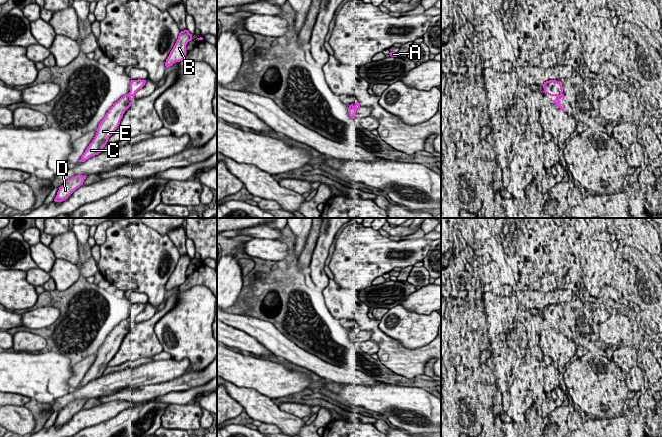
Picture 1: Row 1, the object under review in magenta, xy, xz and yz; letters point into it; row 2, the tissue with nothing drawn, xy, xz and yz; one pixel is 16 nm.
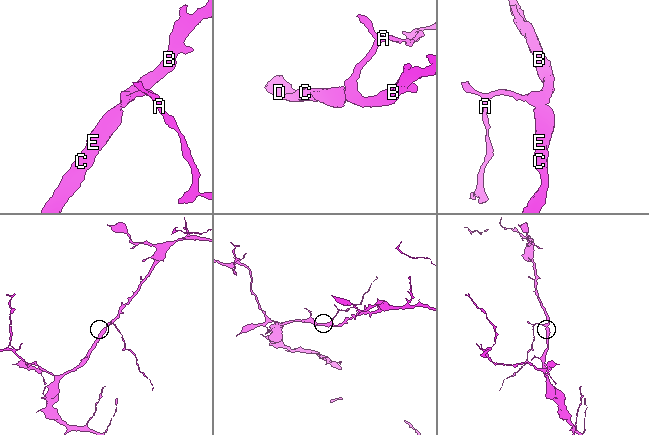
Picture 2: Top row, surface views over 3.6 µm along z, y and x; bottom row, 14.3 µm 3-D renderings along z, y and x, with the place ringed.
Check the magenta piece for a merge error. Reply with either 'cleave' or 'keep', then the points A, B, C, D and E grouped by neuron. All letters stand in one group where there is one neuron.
keep | A B C D E

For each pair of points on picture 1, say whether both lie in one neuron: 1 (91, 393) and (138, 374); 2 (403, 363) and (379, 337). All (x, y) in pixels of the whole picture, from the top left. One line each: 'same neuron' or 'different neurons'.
1: same neuron
2: same neuron

